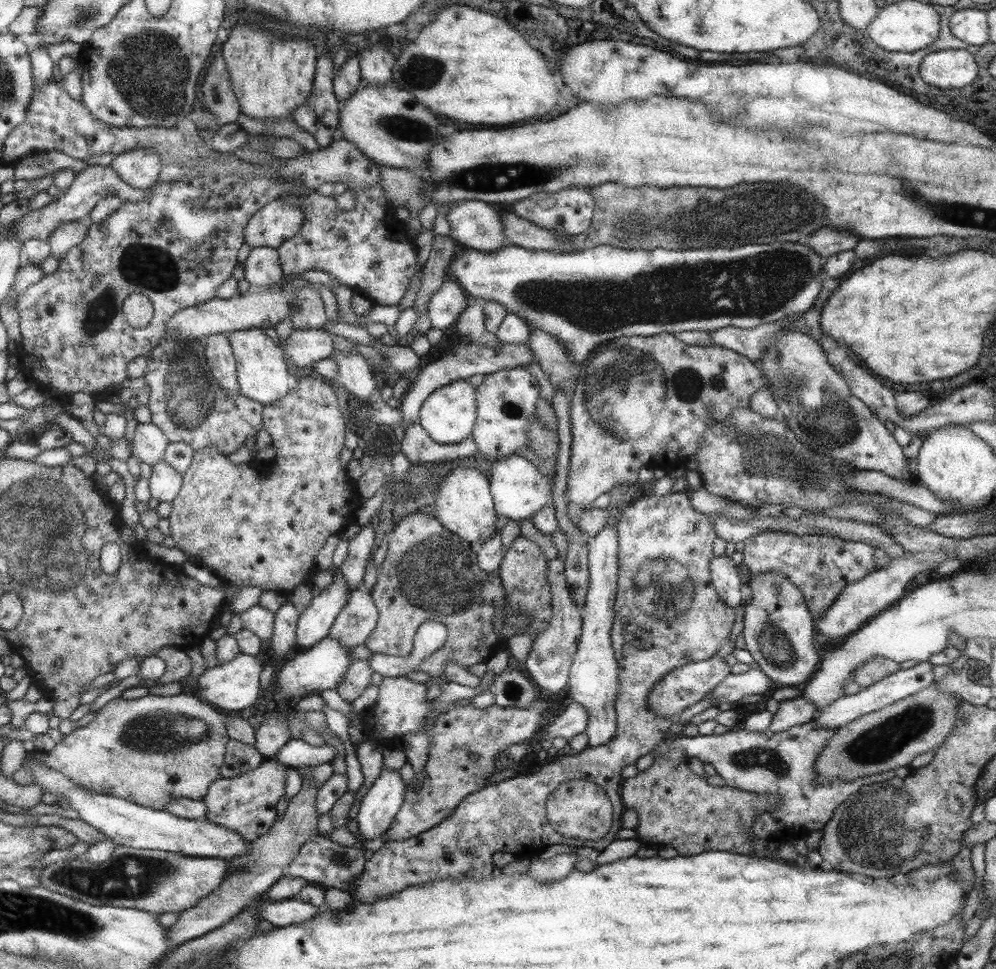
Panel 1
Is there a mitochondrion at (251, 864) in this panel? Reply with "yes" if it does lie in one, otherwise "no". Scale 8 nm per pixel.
yes

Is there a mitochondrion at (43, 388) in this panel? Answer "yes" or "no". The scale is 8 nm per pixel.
no

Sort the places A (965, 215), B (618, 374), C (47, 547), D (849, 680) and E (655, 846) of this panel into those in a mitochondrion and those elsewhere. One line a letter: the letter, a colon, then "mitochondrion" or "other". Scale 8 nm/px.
A: mitochondrion
B: mitochondrion
C: mitochondrion
D: other
E: other

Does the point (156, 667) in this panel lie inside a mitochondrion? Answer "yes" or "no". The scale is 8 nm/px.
no

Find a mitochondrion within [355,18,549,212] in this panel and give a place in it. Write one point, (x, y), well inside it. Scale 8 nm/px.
(400, 126)

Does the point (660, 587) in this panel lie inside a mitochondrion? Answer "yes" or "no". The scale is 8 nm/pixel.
yes

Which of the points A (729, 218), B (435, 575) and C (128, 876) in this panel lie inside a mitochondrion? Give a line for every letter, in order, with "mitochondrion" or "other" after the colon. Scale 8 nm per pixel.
A: mitochondrion
B: mitochondrion
C: mitochondrion

